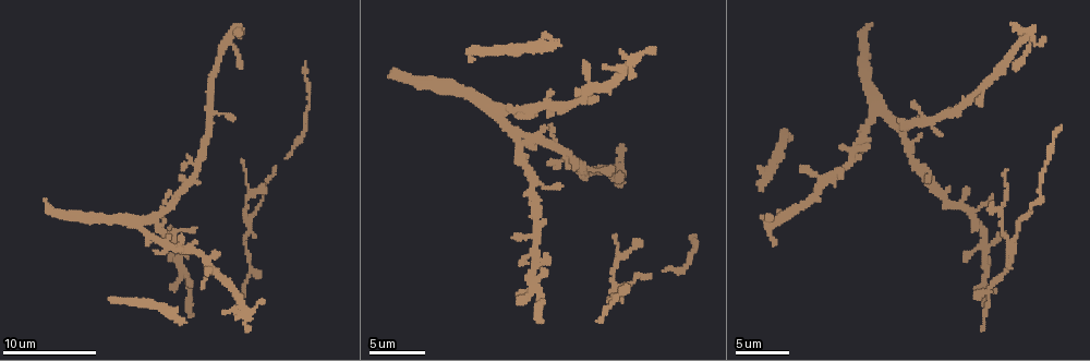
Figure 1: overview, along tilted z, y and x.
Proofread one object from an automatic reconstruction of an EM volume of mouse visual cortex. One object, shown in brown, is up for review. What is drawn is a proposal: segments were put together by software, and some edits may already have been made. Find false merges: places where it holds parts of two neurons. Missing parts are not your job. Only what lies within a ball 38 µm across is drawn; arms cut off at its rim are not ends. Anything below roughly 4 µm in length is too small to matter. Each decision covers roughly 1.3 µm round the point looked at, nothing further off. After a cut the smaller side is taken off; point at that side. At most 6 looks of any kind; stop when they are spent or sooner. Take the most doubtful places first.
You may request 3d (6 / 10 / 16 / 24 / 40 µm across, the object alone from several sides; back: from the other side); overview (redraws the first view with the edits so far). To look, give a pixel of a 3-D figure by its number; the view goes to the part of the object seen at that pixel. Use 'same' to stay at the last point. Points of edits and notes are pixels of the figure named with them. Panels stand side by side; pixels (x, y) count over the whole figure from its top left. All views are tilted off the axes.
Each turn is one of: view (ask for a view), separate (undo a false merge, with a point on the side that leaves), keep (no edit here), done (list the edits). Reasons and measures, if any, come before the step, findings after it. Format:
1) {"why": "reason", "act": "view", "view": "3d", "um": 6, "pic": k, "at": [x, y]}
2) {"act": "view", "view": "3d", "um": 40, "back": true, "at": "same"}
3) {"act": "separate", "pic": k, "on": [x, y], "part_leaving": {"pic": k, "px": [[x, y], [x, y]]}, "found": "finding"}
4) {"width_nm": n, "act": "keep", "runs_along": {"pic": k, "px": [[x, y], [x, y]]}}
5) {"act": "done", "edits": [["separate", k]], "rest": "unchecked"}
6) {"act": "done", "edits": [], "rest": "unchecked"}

{"why": "three arms meet", "act": "view", "view": "3d", "um": 6, "pic": 1, "at": [249, 269]}

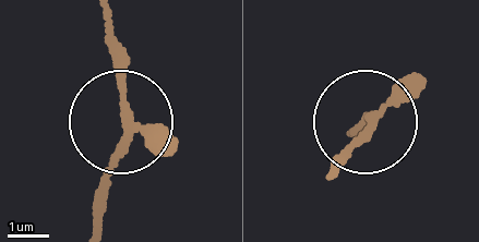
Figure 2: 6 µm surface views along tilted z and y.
{"act": "keep", "found": "continuous, no second neuron"}

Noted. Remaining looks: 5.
{"why": "three arms meet", "act": "view", "view": "3d", "um": 6, "pic": 1, "at": [248, 218]}

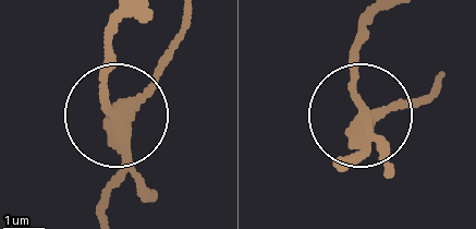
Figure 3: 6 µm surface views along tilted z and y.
{"act": "view", "view": "3d", "um": 6, "back": true, "pic": 3, "at": [125, 112]}

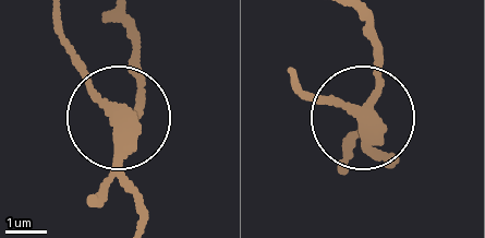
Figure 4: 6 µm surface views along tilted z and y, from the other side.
{"side_arm_um": 9, "act": "separate", "pic": 4, "on": [377, 59], "part_leaving": {"pic": 4, "px": [[367, 112], [368, 15]]}, "found": "two neurons meet here"}

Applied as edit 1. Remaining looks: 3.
{"why": "two arms in line, one across", "act": "view", "view": "3d", "um": 10, "pic": 1, "at": [538, 262]}

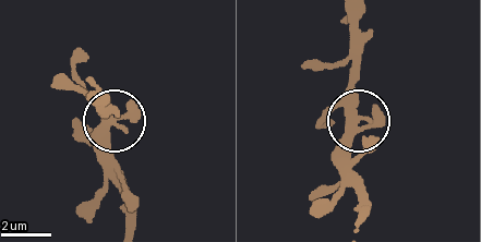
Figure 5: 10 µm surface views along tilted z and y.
{"why": "other side", "act": "view", "view": "3d", "um": 10, "back": true, "pic": 5, "at": [353, 115]}

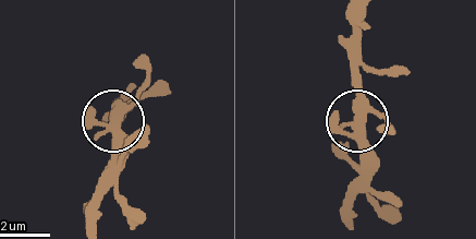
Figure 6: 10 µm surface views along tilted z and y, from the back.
{"arms": 3, "act": "keep", "found": "all the same neuron"}

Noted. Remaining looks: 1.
{"act": "done", "edits": [["separate", 4]], "rest": "unchecked"}

